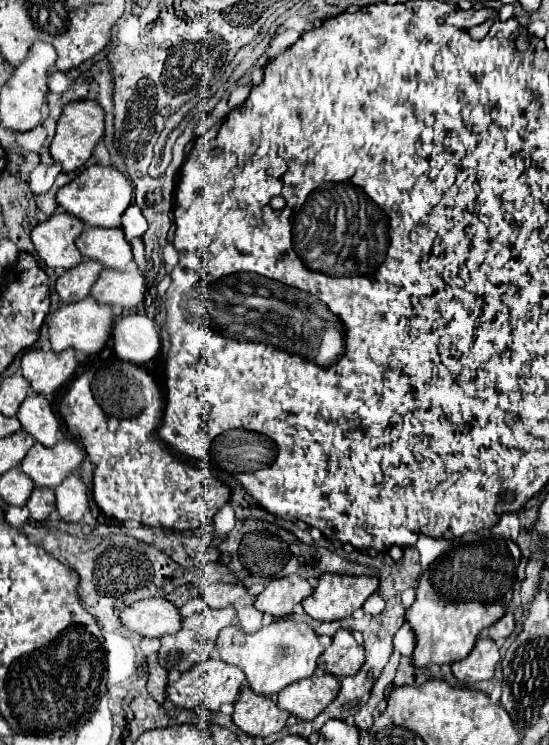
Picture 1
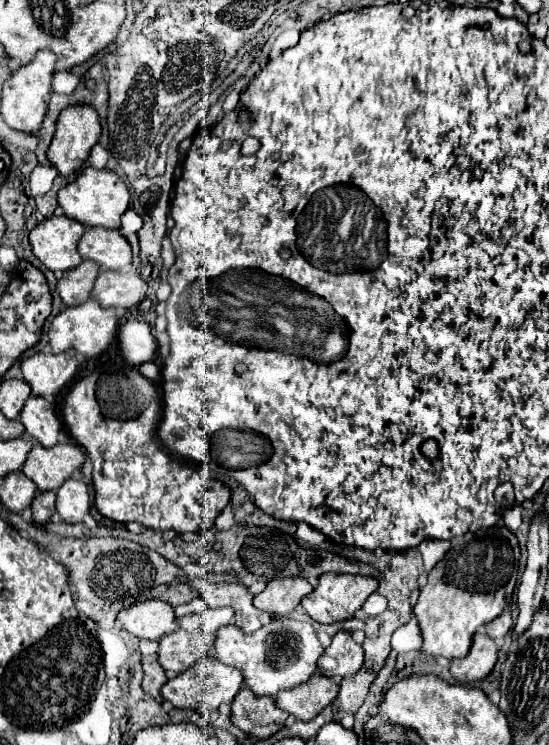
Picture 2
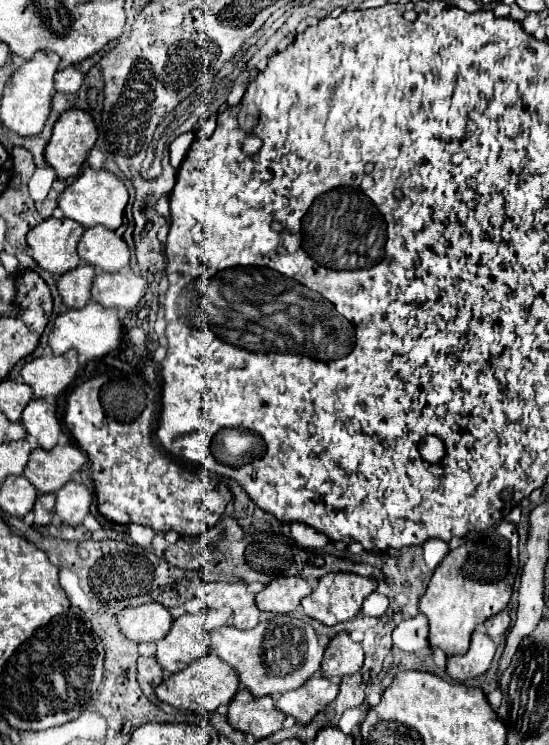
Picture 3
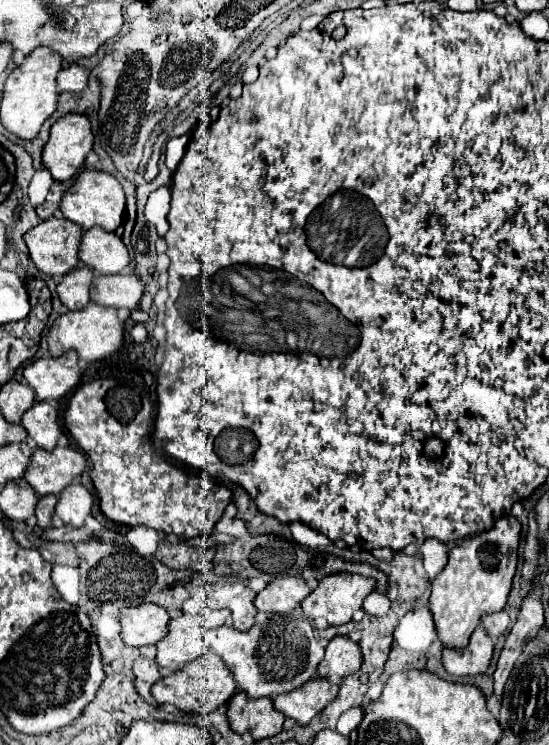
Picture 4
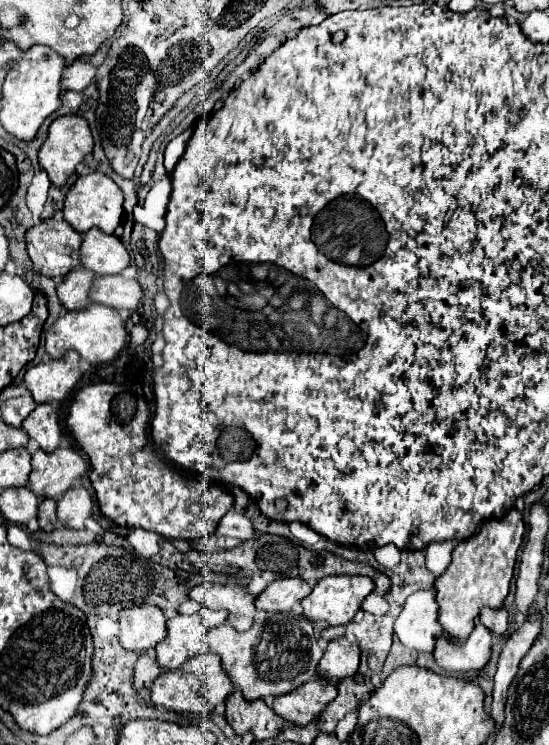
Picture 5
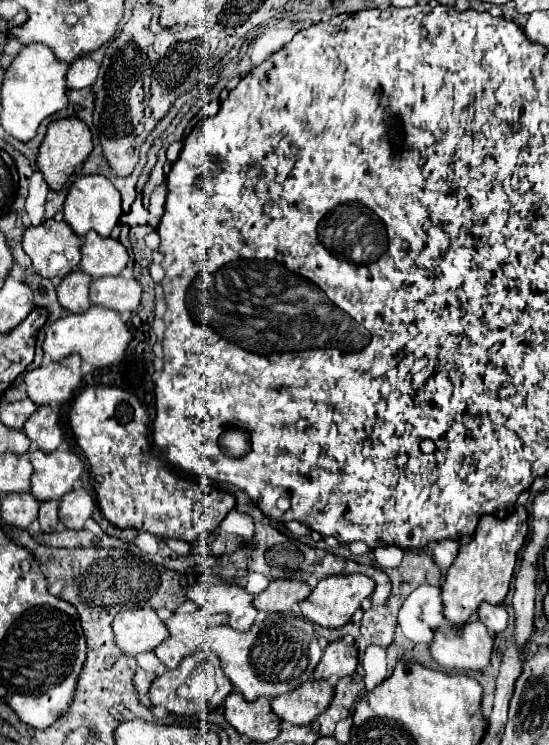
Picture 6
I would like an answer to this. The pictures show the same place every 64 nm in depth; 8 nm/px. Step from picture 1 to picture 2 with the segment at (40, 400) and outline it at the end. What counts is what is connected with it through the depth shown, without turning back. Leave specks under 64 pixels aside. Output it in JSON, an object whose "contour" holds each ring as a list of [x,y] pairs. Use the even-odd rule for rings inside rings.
{"contour":[[[30,396],[20,412],[20,422],[26,432],[34,436],[44,448],[56,446],[56,438],[60,432],[60,420],[54,414],[54,406],[40,396]]]}

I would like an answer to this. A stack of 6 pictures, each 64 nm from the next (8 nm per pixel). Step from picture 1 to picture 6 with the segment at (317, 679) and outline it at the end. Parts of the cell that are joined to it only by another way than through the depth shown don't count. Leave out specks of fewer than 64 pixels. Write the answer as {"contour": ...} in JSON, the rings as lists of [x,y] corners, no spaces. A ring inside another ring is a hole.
{"contour":[[[308,680],[300,688],[286,692],[284,696],[276,696],[272,700],[272,712],[284,722],[308,726],[330,706],[332,698],[334,688],[328,682]]]}

